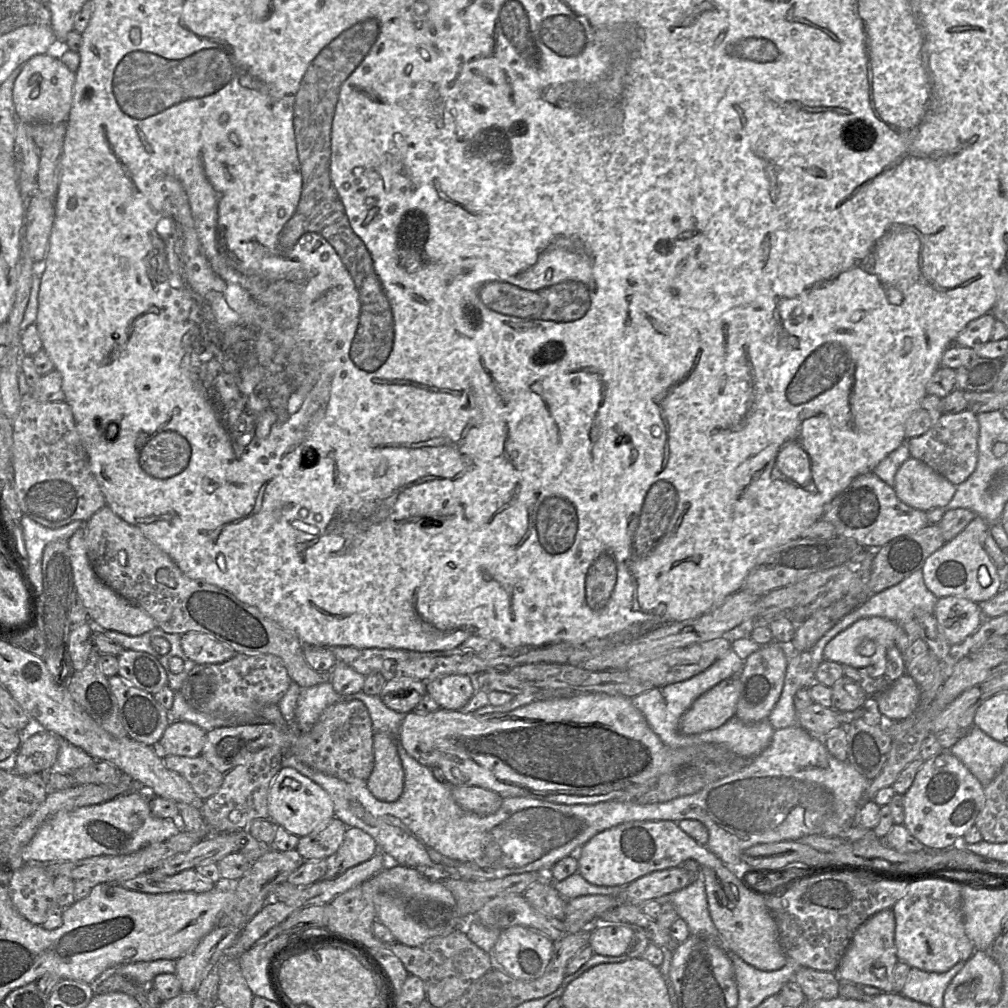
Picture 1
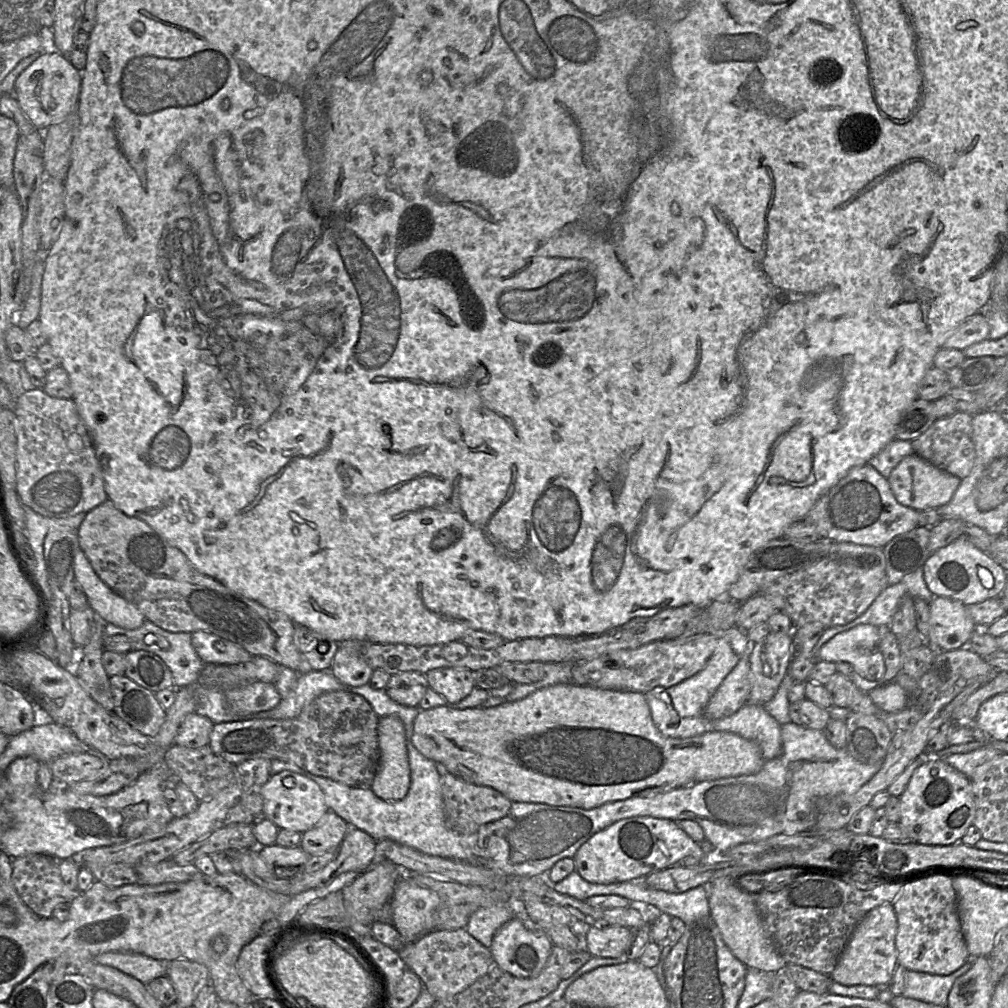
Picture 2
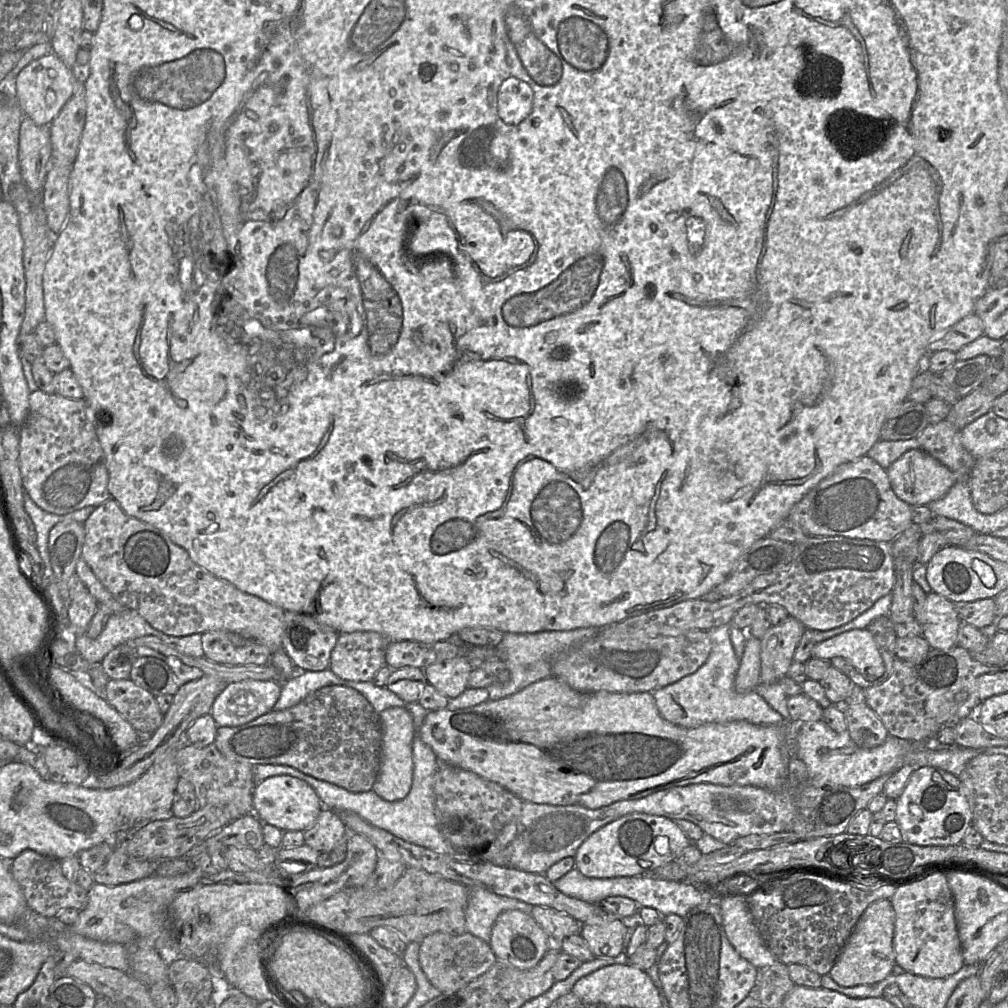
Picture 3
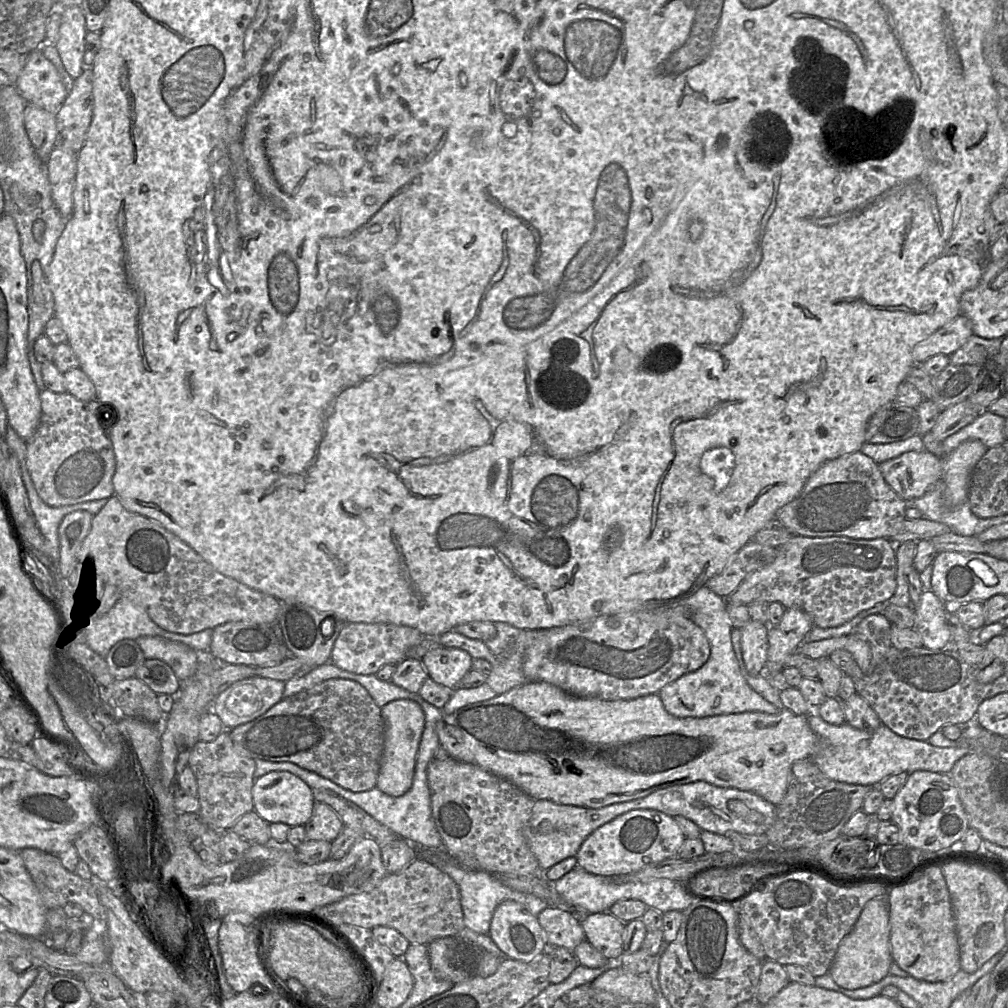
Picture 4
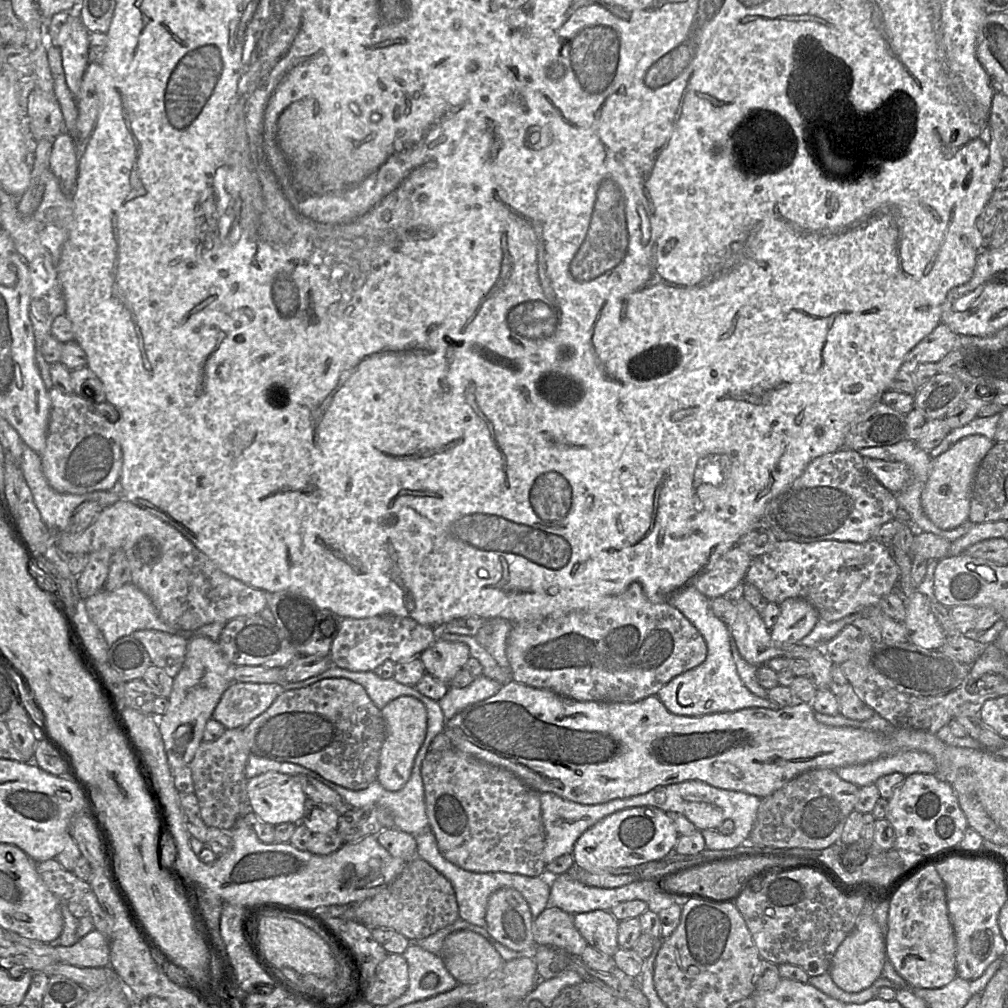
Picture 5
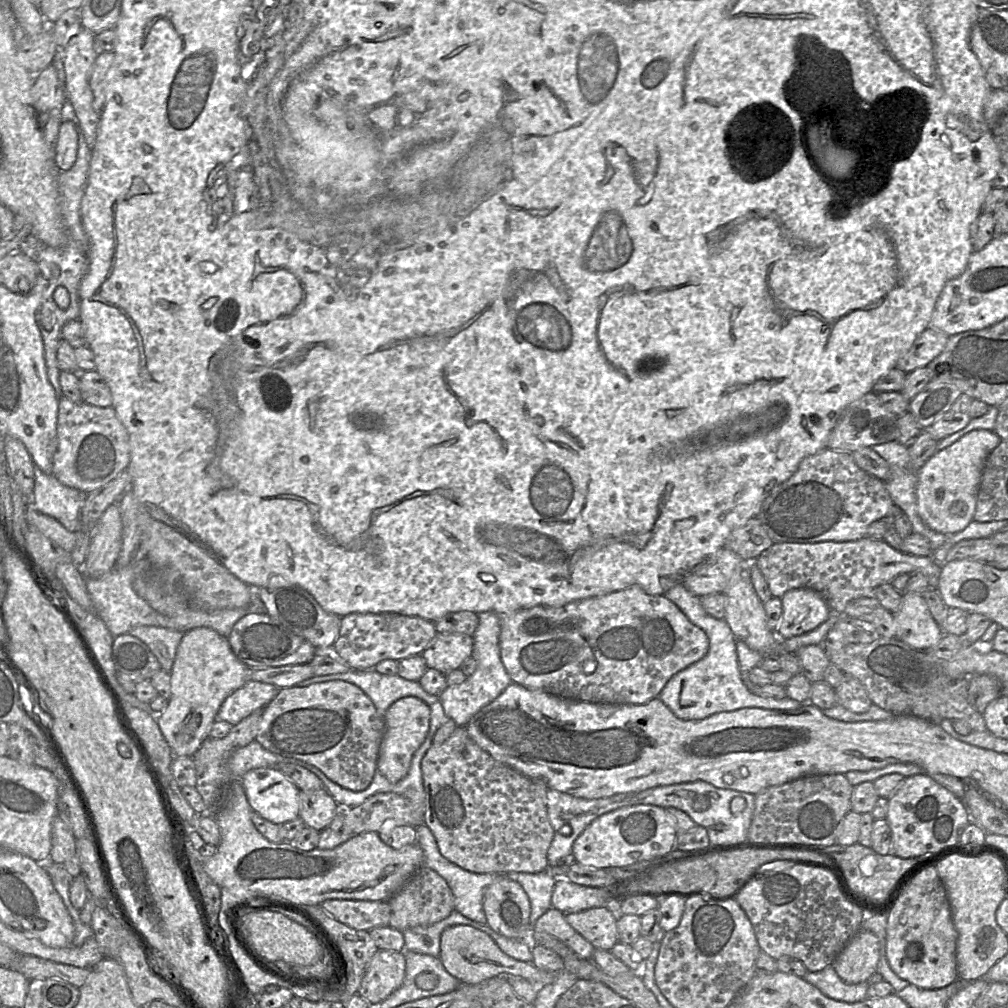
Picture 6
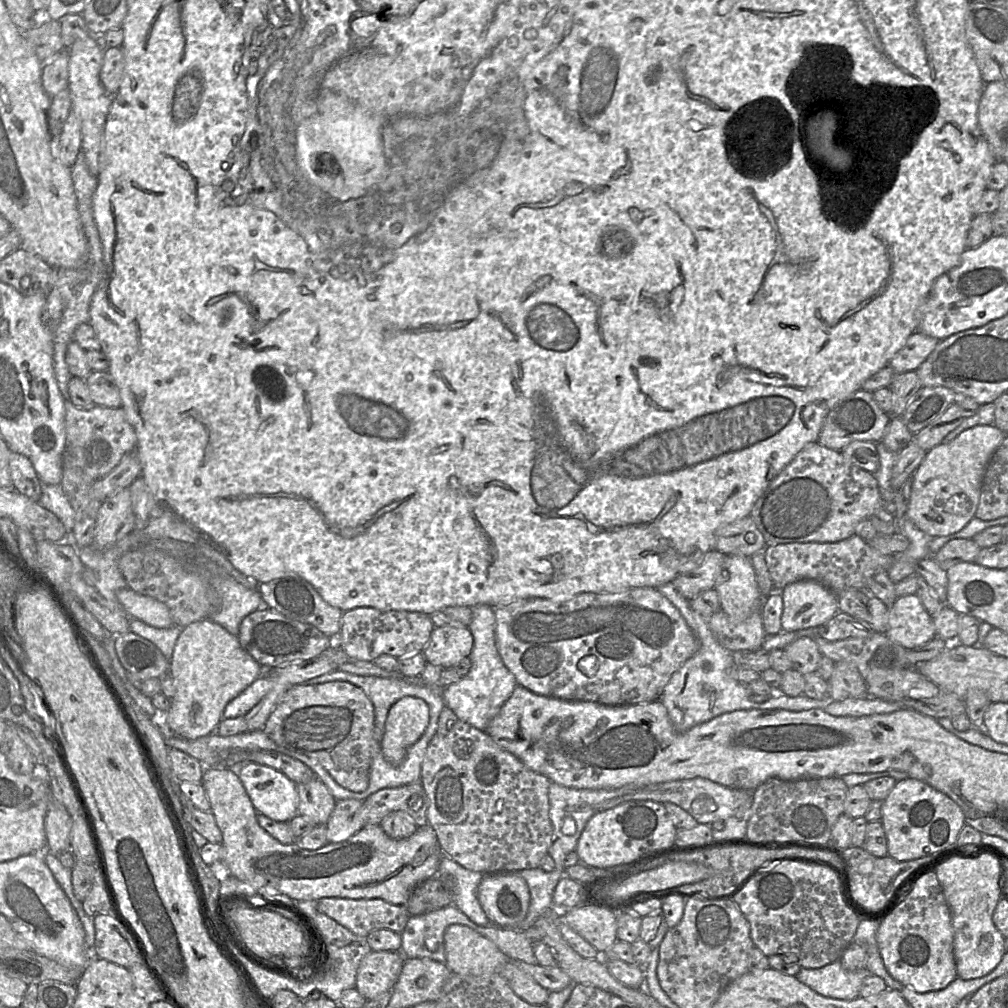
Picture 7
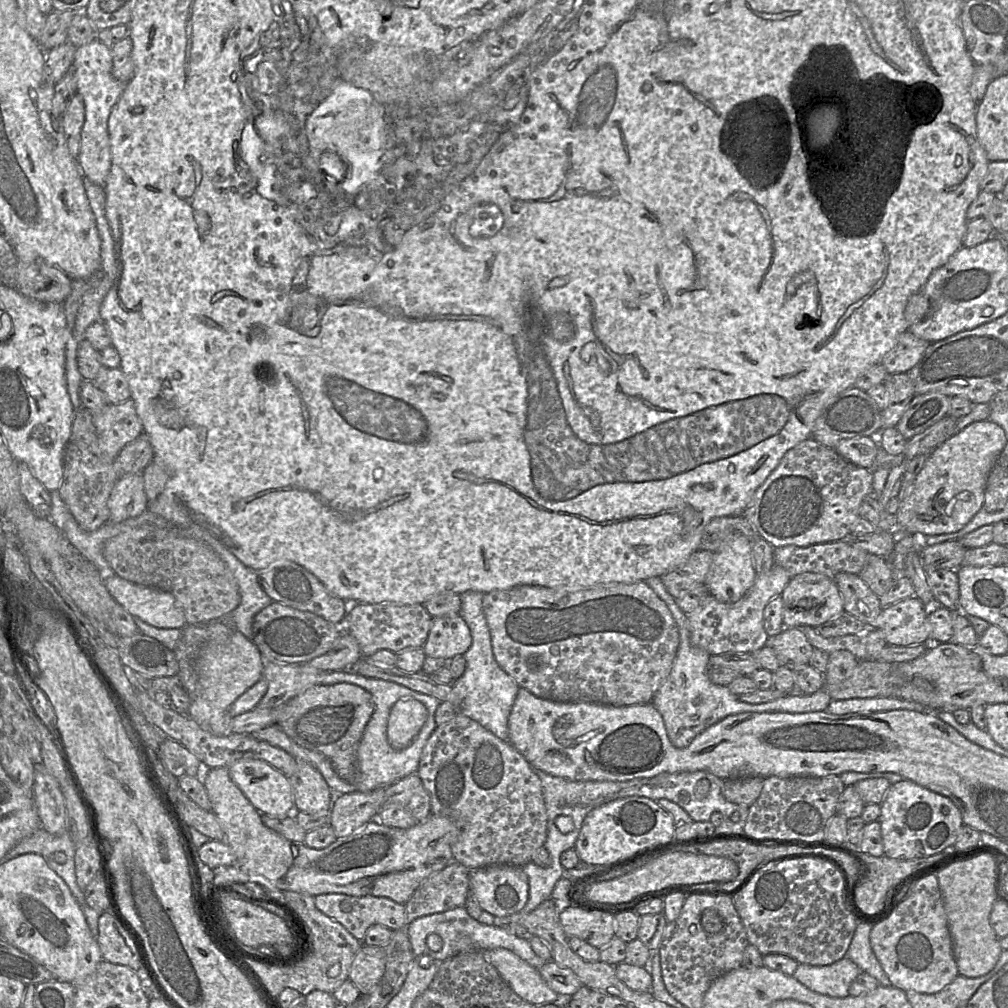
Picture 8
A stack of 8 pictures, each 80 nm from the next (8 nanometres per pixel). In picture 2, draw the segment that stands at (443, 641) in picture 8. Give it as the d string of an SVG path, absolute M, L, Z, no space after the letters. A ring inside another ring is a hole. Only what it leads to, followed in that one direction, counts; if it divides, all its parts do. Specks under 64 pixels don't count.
M437 668L425 675L428 685L444 697L448 705L455 705L467 697L475 687L472 671L459 668Z

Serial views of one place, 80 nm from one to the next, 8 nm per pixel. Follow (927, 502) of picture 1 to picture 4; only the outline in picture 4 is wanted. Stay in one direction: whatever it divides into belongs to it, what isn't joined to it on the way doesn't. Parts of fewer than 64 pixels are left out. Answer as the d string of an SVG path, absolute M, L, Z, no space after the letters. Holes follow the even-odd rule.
M928 451L905 452L878 465L885 481L906 501L924 496L942 482L942 459Z

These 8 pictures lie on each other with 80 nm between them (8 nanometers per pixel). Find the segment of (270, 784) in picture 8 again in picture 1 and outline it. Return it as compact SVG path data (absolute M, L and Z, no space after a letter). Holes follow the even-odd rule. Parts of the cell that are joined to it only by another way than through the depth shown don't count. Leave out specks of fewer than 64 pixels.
M282 766L268 793L269 819L298 837L307 836L325 826L335 817L334 803L319 784L289 766Z

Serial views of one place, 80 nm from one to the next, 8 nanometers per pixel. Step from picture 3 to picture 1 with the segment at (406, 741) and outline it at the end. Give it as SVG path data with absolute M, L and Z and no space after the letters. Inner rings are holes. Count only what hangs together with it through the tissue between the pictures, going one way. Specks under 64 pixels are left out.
M384 732L374 734L374 767L367 779L370 792L379 800L396 801L403 793L405 773L396 742Z

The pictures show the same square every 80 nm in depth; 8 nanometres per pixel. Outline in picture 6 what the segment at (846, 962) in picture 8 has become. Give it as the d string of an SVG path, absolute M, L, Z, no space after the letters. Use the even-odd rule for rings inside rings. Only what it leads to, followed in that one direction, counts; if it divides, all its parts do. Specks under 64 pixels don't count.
M832 965L819 972L807 971L803 979L819 989L825 996L846 1003L854 1003L866 999L866 992L869 986L884 981L882 975L876 972L867 981L847 984L840 979Z

